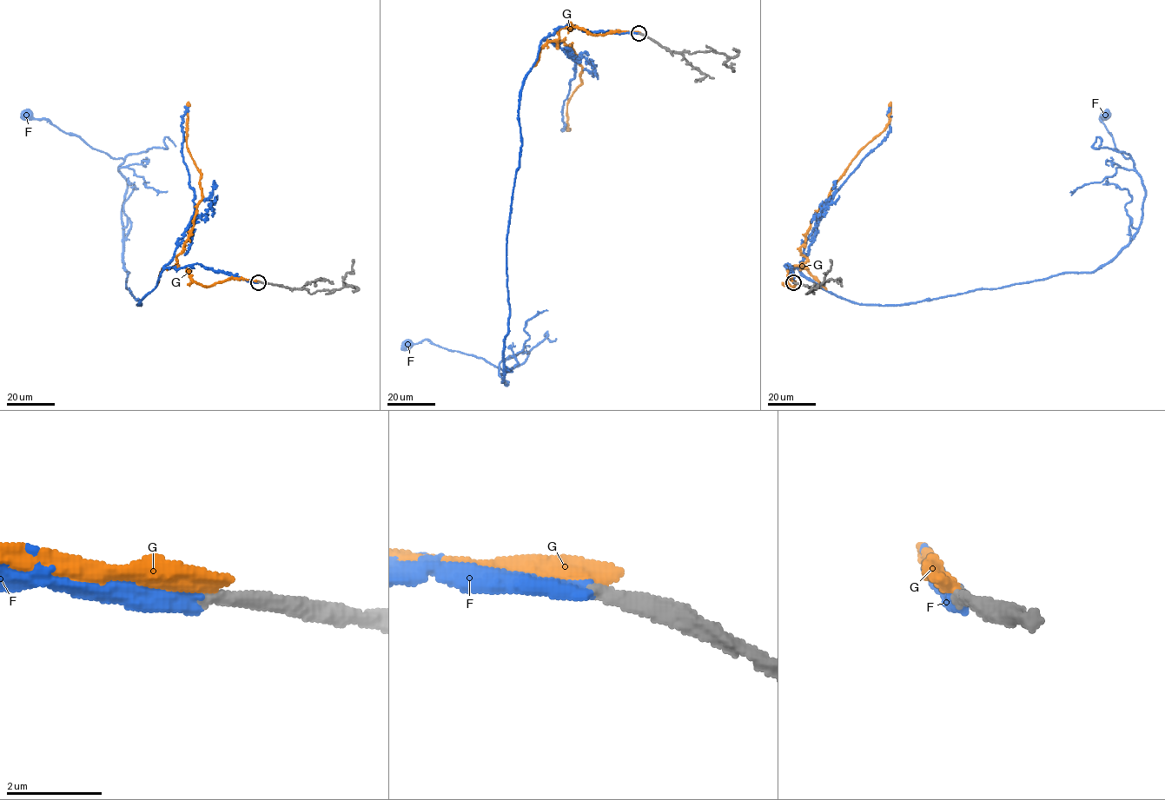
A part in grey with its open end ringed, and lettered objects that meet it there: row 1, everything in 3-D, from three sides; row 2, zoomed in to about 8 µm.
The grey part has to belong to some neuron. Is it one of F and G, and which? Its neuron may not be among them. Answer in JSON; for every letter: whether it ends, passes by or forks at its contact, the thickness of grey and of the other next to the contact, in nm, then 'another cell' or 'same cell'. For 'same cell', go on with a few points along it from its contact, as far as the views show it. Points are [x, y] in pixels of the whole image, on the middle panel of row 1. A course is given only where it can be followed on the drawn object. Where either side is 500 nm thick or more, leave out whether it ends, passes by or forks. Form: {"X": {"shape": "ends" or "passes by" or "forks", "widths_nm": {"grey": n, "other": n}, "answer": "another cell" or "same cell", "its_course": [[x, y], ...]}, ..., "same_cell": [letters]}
{"F": {"shape": "ends", "widths_nm": {"grey": 280, "other": 400}, "answer": "same cell", "its_course": [[638, 33], [561, 26], [540, 42], [521, 89], [506, 385], [481, 358], [407, 343]]}, "G": {"shape": "ends", "widths_nm": {"grey": 320, "other": 420}, "answer": "another cell"}, "same_cell": ["F"]}

